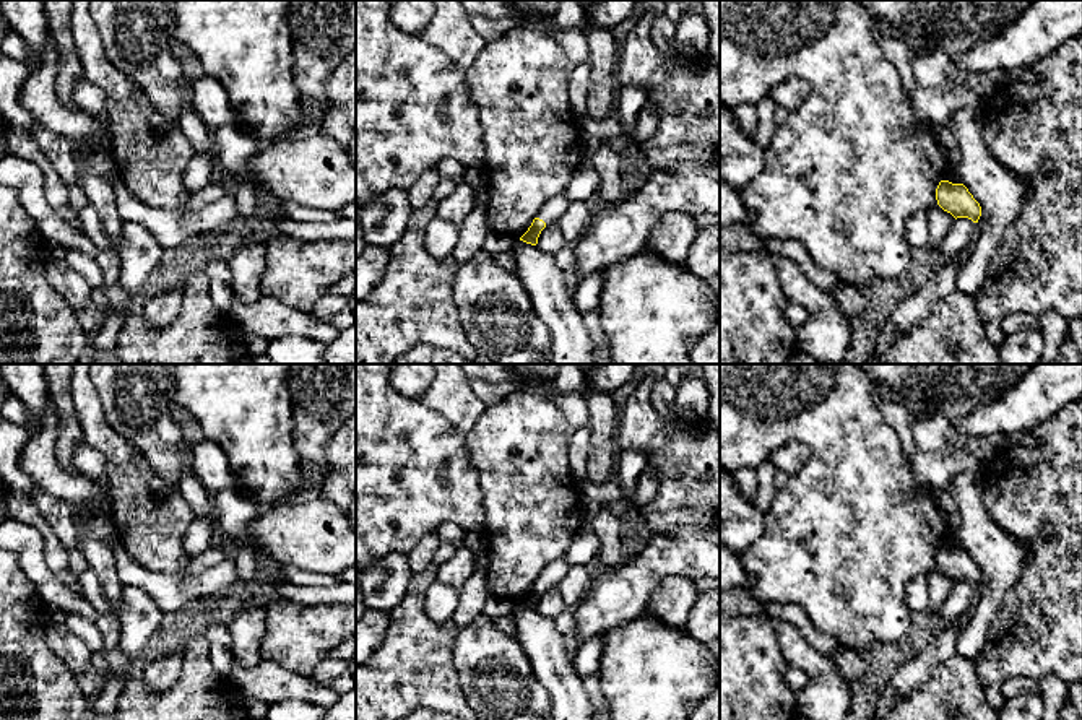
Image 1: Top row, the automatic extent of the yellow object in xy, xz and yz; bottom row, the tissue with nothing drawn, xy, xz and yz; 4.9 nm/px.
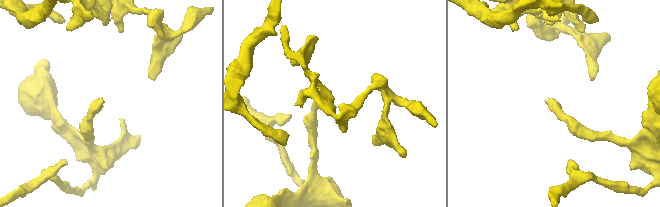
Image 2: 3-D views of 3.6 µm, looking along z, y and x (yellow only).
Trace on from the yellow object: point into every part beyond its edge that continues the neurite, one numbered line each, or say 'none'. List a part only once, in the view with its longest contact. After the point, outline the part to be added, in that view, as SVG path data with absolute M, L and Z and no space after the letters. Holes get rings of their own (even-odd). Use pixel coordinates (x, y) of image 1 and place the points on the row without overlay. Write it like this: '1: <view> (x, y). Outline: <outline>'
1: xz (551, 576). Outline: M565 556L549 562L543 572L539 574L538 580L543 583L546 588L556 587L560 583L560 580L567 575L570 570L570 566L565 559Z

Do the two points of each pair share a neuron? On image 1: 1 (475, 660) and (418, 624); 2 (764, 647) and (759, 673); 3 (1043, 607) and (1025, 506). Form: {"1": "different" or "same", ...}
{"1": "different", "2": "same", "3": "same"}

